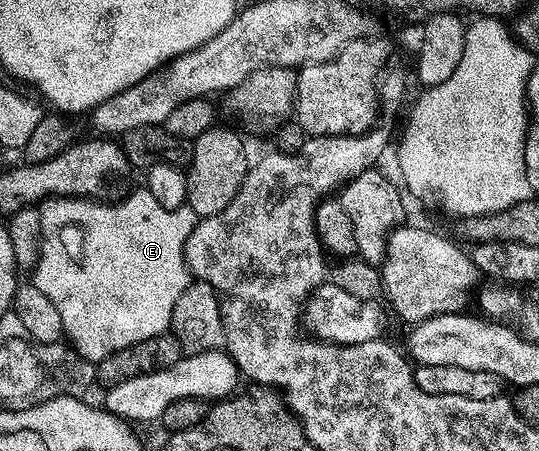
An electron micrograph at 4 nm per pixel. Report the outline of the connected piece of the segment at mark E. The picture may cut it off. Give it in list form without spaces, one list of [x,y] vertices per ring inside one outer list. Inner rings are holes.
[[[148,191],[134,193],[124,196],[114,203],[100,203],[74,197],[56,197],[42,202],[39,209],[43,236],[39,250],[39,263],[33,270],[33,276],[35,276],[33,283],[56,305],[57,311],[61,314],[61,323],[66,340],[71,348],[83,359],[94,363],[104,361],[106,357],[122,349],[130,349],[133,343],[141,343],[141,339],[153,339],[153,335],[168,332],[171,328],[173,307],[177,303],[177,299],[181,299],[181,291],[185,291],[185,287],[189,283],[187,264],[183,259],[183,248],[197,220],[194,211],[187,204],[181,205],[175,210],[166,210]]]

